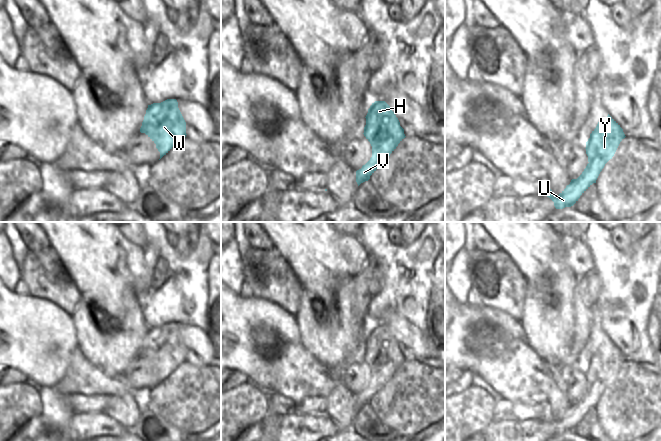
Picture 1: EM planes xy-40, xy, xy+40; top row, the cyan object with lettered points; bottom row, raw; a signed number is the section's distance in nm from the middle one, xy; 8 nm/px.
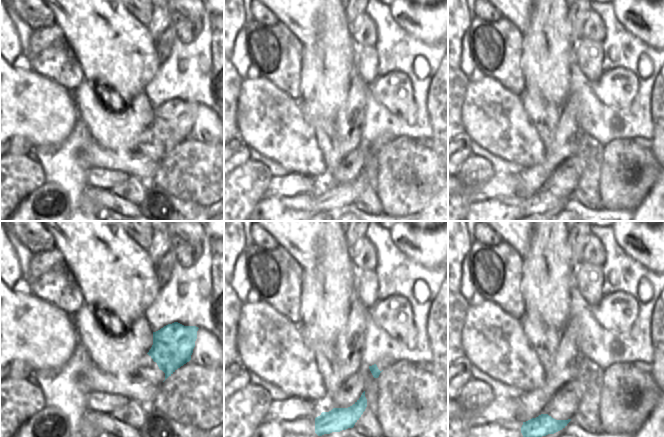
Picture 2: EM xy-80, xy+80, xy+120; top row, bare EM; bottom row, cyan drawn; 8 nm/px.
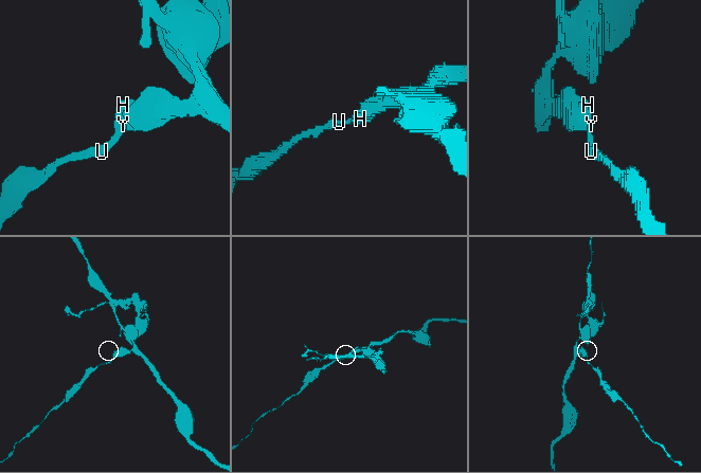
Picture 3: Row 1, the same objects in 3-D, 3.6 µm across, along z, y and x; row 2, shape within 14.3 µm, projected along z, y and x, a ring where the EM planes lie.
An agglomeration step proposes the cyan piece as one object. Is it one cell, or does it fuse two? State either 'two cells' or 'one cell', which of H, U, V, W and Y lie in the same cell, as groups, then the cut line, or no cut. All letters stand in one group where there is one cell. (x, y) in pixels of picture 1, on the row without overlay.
two cells; H W Y / U V; cut in xy+40 along (589, 385), (595, 381), (600, 381), (606, 386)

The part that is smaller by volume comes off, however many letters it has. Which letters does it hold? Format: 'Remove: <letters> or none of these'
Remove: U, V

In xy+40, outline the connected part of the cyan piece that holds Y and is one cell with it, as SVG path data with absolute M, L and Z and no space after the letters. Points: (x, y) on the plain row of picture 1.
M608 338L598 346L586 366L588 386L595 381L601 381L606 387L614 380L620 366L625 362L620 349Z

